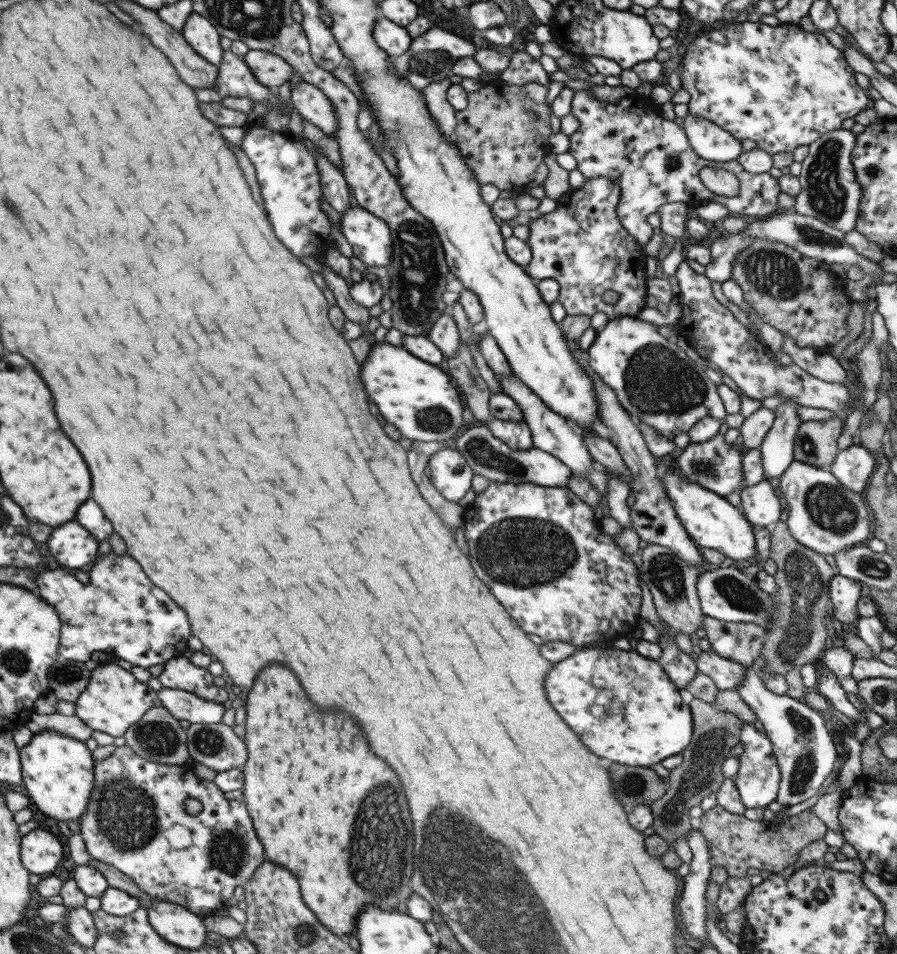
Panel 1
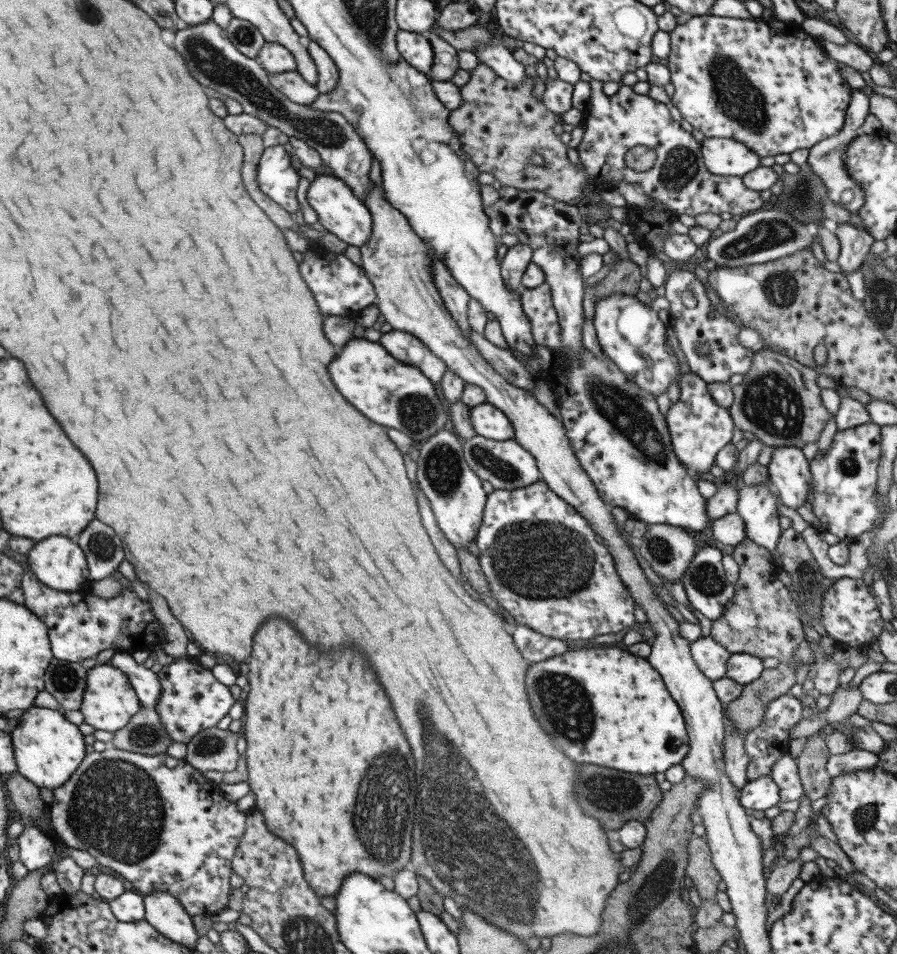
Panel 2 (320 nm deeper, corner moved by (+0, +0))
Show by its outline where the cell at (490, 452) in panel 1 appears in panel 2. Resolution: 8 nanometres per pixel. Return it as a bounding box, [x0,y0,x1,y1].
[461,436,539,490]

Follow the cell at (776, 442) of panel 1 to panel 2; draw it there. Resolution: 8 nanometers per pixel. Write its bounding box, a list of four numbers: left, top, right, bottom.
[736,480,782,554]

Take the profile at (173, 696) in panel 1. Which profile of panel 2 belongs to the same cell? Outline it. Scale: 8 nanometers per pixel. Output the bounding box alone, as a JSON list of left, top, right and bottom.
[107,652,161,708]

